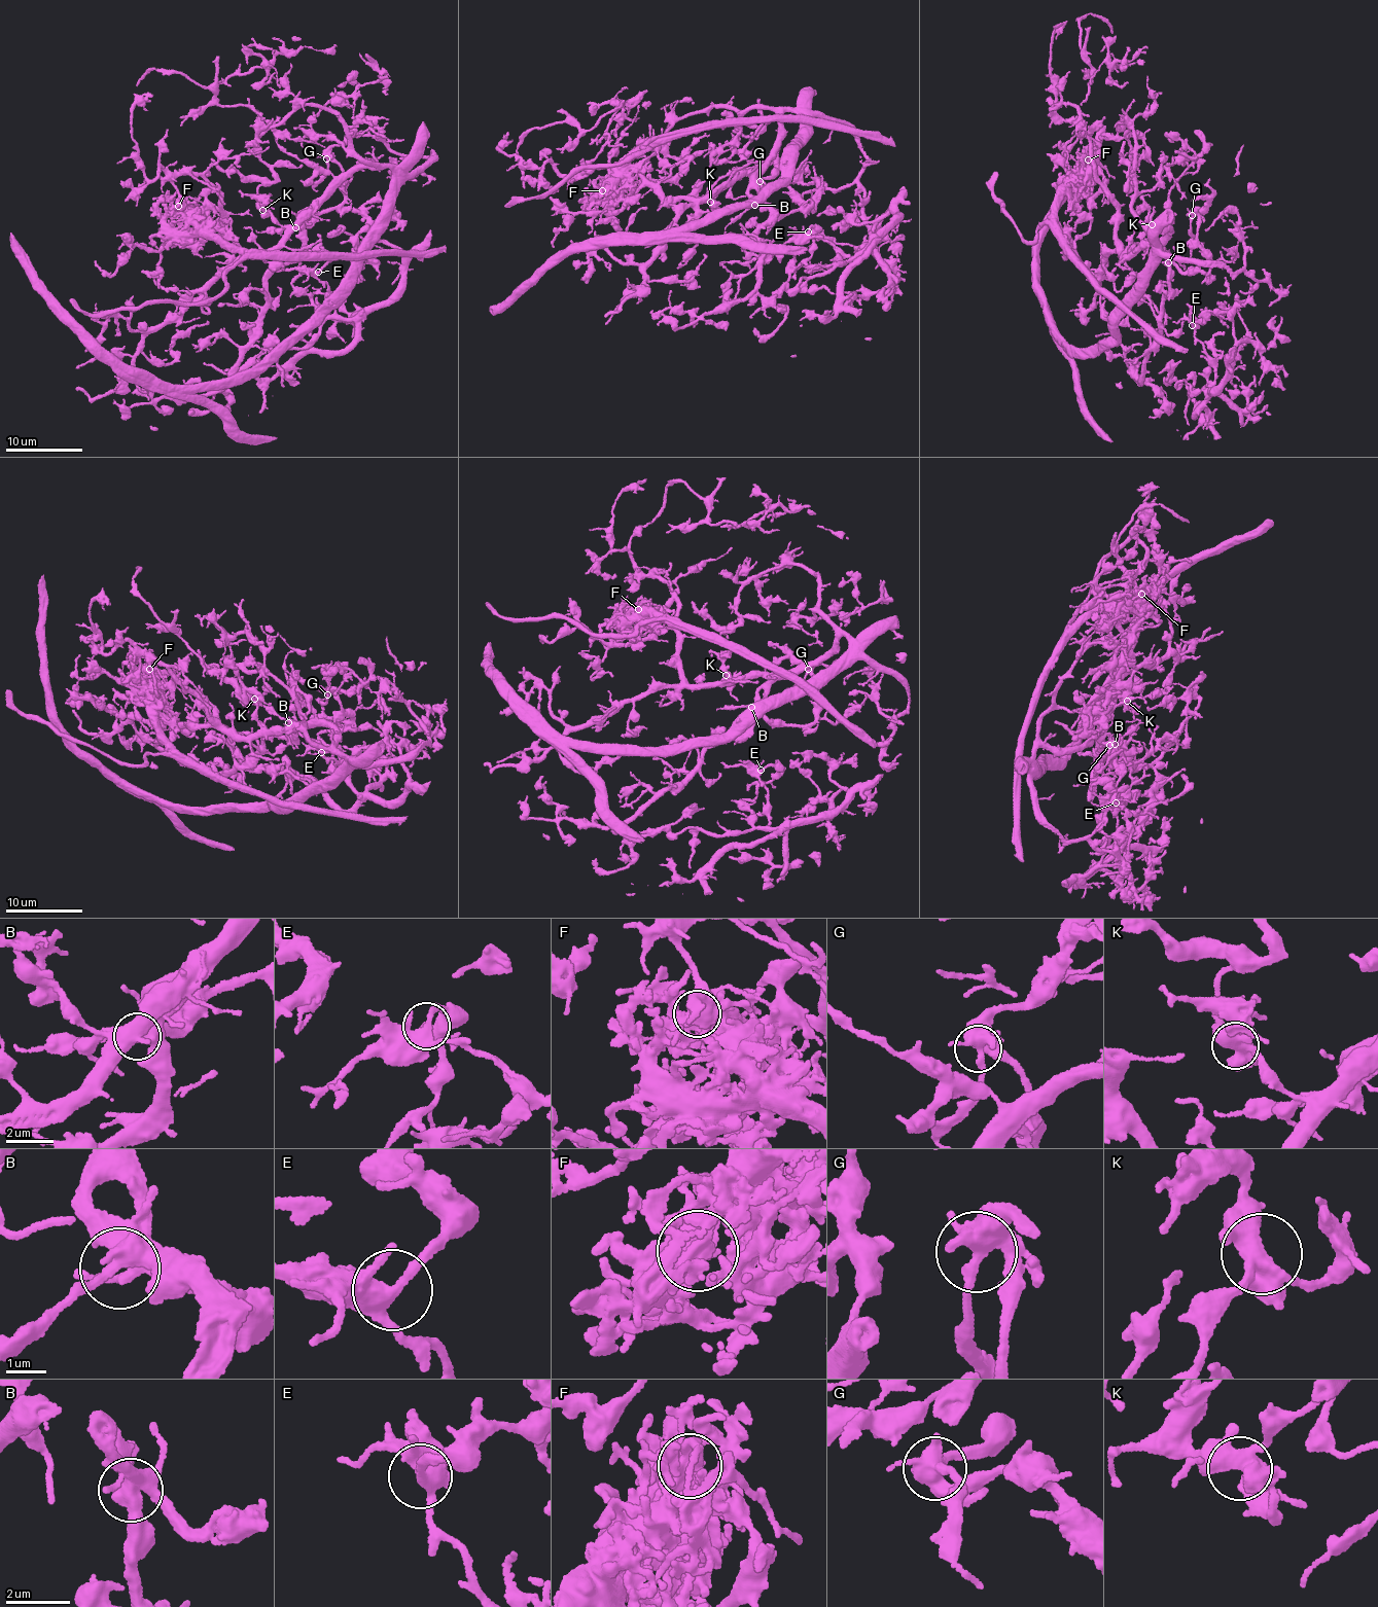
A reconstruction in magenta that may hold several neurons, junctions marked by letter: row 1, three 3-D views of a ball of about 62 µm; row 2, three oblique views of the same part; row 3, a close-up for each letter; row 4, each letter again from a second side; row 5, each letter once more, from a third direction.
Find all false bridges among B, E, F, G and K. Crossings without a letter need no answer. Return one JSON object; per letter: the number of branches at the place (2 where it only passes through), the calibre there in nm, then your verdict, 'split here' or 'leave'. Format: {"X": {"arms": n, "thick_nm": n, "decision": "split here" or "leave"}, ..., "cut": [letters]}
{"B": {"arms": 3, "thick_nm": 360, "decision": "leave"}, "E": {"arms": 4, "thick_nm": 320, "decision": "leave"}, "F": {"arms": 3, "thick_nm": 360, "decision": "split here"}, "G": {"arms": 4, "thick_nm": 440, "decision": "leave"}, "K": {"arms": 5, "thick_nm": 480, "decision": "leave"}, "cut": ["F"]}

